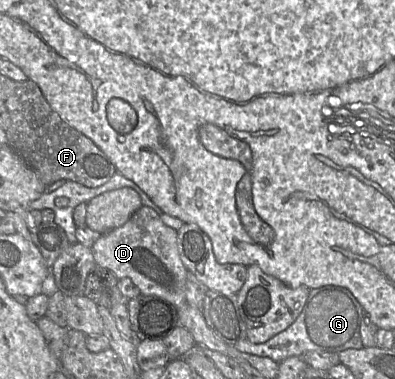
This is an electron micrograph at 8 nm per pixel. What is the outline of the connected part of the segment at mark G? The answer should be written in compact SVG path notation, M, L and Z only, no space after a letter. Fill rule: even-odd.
M325 285L309 290L300 314L285 330L264 343L254 344L244 339L235 343L234 347L241 352L268 357L277 363L292 356L302 358L310 351L338 354L347 349L362 349L360 325L364 314L362 305L347 288Z

